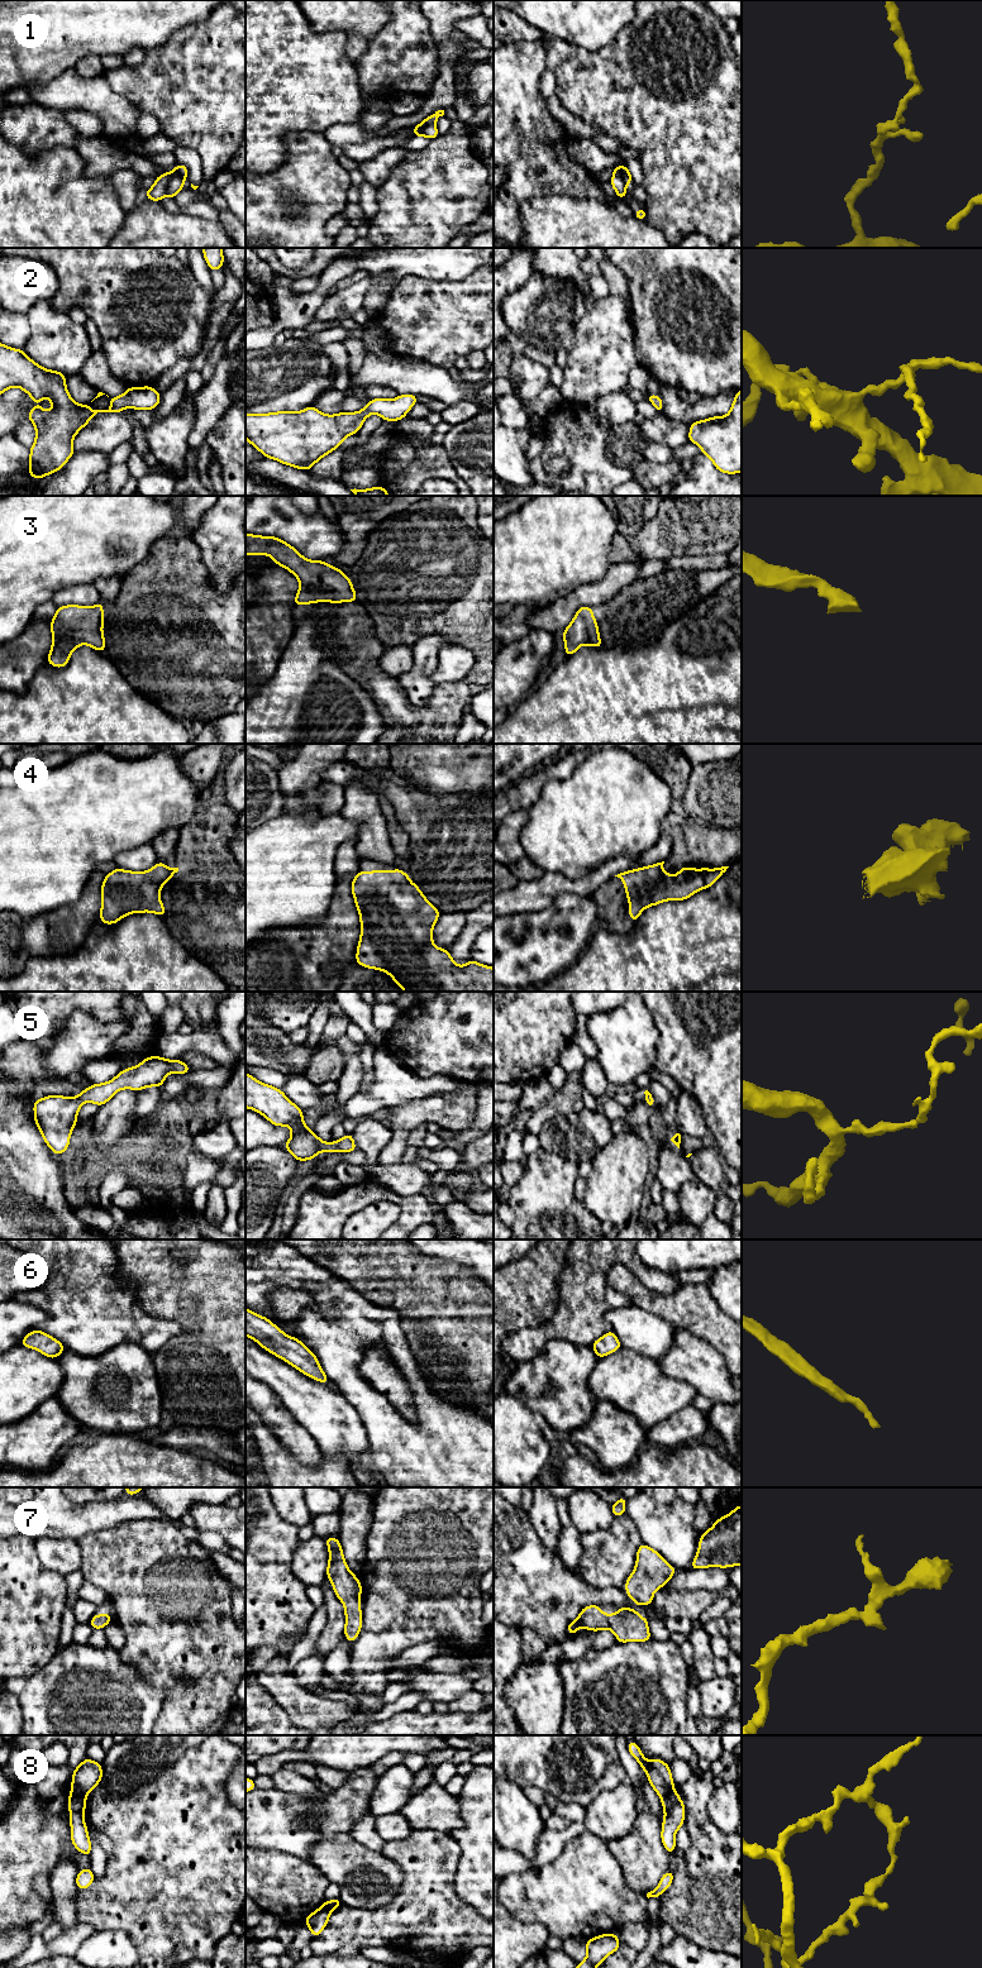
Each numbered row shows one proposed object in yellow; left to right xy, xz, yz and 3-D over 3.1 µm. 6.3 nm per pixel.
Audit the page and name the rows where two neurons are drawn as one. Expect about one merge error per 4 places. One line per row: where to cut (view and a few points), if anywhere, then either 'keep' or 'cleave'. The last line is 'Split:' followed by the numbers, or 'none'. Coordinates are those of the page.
1: cut in xy along (182, 176), (175, 173), (171, 177), (166, 194); cleave
2: no cut; keep
3: no cut; keep
4: no cut; keep
5: no cut; keep
6: no cut; keep
7: no cut; keep
8: cut in yz along (672, 1787), (661, 1797); cleave
Split: 1, 8

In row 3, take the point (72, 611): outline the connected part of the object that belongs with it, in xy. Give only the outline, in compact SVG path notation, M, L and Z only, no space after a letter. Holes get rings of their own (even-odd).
M104 603L92 607L68 605L57 607L52 618L52 648L47 663L56 668L66 667L72 651L80 645L89 645L105 653Z

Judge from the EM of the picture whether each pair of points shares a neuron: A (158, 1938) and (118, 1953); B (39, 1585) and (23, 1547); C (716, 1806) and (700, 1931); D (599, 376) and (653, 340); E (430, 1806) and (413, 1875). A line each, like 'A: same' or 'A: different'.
A: different
B: same
C: different
D: different
E: different

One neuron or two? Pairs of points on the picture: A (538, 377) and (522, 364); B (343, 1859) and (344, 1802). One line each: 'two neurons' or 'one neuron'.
A: one neuron
B: two neurons

